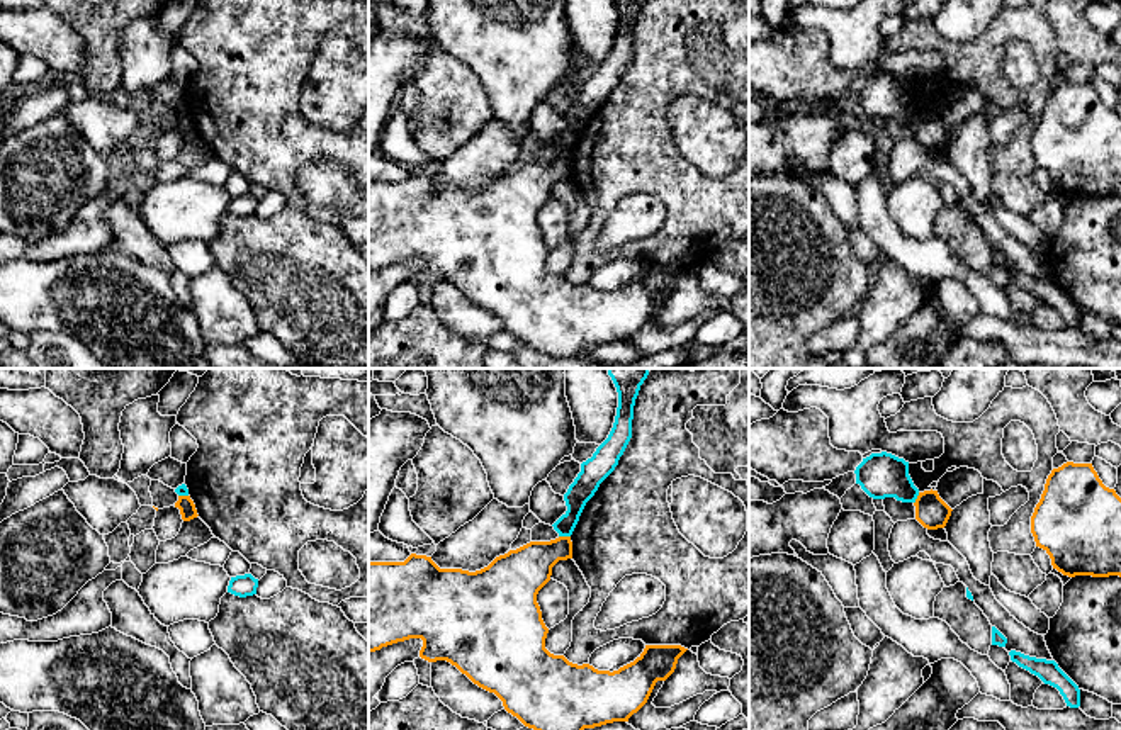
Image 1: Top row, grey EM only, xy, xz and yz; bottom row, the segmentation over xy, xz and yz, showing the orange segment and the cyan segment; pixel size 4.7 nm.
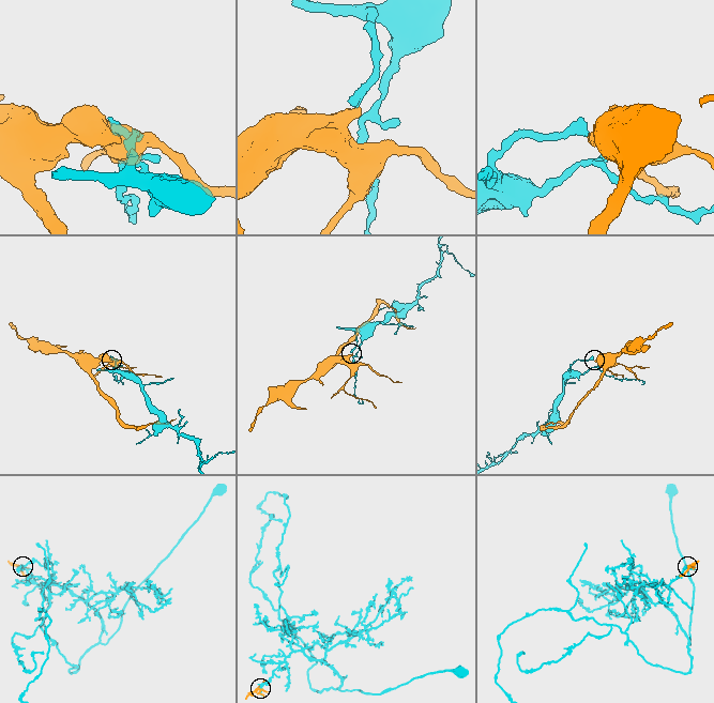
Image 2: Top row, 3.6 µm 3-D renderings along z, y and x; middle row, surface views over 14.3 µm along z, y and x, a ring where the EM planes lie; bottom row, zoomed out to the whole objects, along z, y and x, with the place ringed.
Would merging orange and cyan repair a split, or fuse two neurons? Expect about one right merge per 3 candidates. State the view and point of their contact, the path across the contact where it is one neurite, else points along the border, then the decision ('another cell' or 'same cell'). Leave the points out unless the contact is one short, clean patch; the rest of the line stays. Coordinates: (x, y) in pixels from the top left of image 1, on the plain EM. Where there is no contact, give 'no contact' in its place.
xz (564, 157) | along xz (559, 155), (569, 157) | another cell

